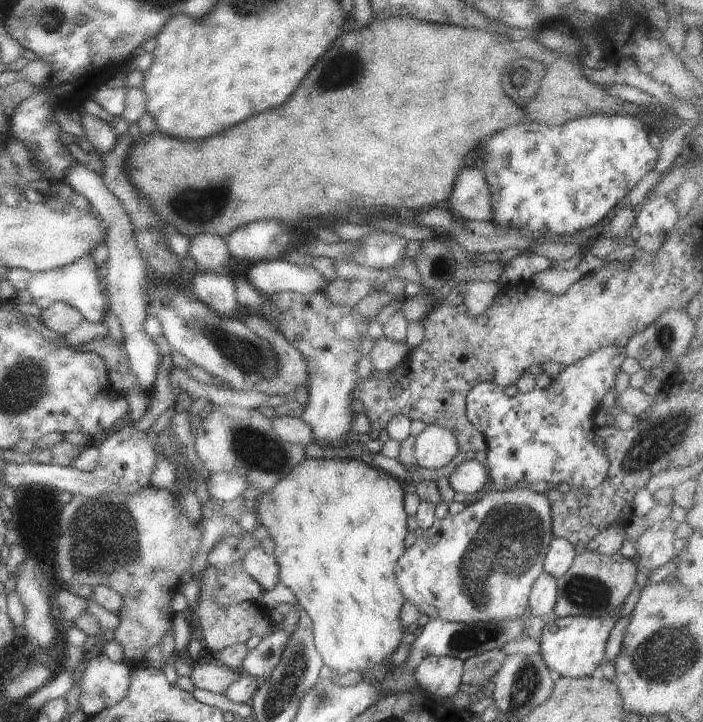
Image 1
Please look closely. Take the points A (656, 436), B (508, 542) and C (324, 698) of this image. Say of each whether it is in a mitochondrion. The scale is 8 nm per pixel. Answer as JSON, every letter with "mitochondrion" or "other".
{"A":"mitochondrion","B":"mitochondrion","C":"mitochondrion"}

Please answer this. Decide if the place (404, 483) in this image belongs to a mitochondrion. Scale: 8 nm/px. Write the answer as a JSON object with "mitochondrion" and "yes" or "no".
{"mitochondrion":"no"}

